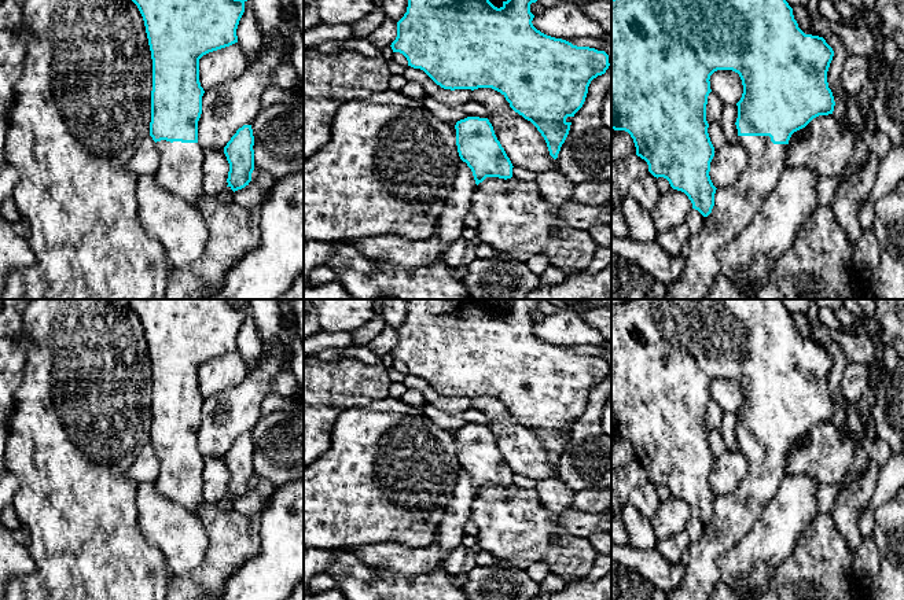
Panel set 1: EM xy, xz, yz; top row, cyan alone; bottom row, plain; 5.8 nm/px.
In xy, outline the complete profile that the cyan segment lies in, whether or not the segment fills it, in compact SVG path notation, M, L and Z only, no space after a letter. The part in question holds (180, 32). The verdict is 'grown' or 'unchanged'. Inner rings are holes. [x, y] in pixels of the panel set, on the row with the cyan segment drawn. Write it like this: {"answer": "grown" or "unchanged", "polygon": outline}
{"answer": "grown", "polygon": "M247 0L132 1L143 16L152 59L150 136L161 157L152 174L163 189L196 206L203 194L198 121L205 91L199 82L199 59L238 43L236 29Z"}

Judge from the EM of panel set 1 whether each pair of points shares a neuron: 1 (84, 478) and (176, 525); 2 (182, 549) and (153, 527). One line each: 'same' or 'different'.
1: different
2: same

